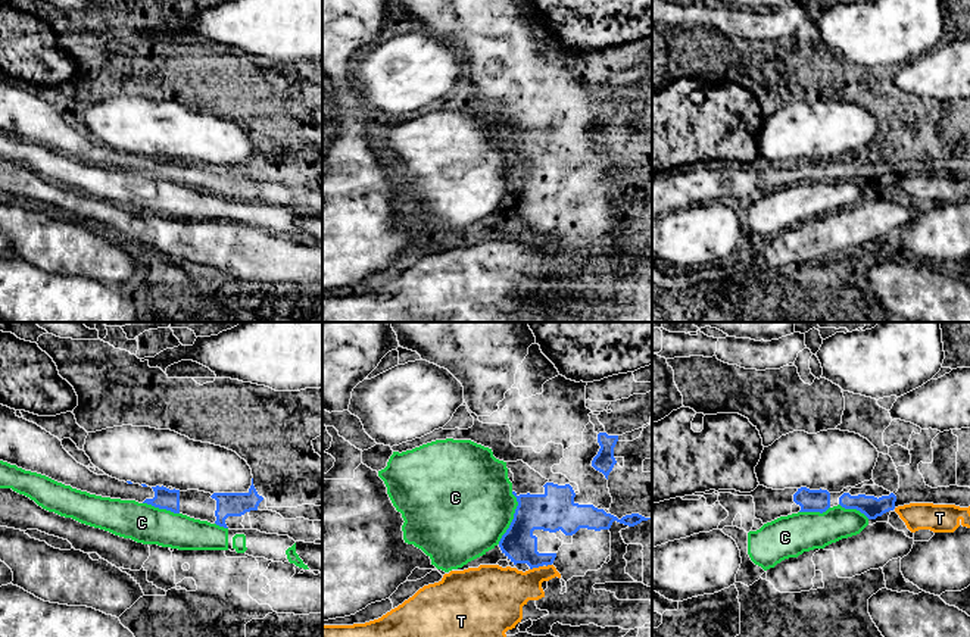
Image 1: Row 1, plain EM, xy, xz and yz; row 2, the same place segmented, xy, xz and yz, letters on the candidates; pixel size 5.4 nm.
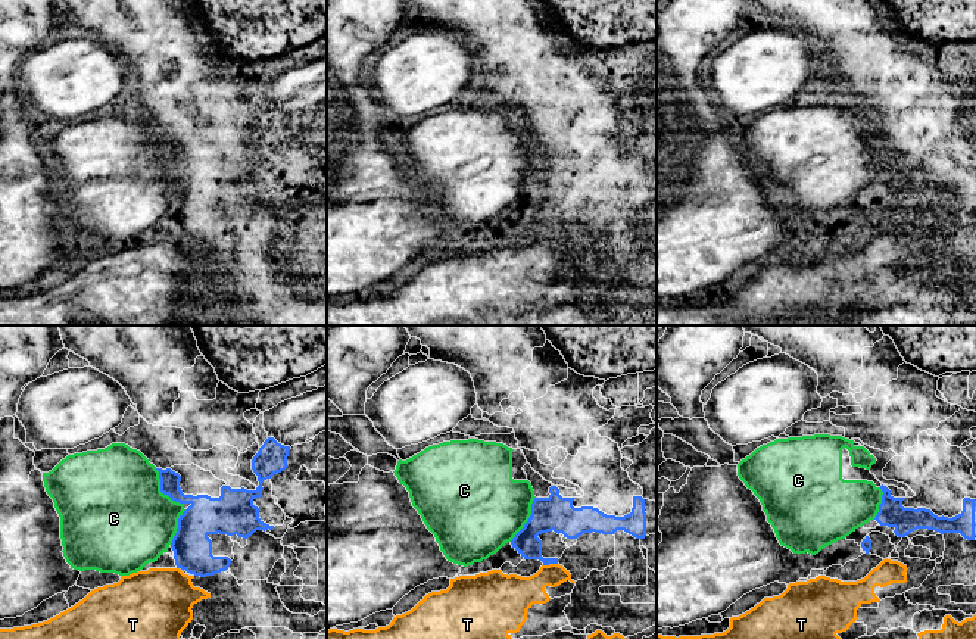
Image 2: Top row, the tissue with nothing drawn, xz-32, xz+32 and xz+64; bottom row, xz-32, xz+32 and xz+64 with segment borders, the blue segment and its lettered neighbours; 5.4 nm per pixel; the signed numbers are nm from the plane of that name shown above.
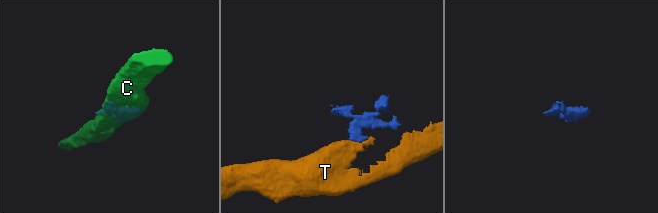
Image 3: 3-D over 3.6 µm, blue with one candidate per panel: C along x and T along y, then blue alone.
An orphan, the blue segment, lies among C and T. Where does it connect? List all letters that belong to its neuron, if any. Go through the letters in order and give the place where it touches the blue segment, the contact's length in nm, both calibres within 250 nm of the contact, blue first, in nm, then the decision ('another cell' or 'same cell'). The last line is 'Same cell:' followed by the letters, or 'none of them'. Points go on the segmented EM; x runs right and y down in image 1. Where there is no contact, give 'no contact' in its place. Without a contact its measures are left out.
C: contact xz (514, 518); length 300 nm; calibres 220 and 480 nm; another cell
T: contact xz (536, 567); length 80 nm; calibres 190 and 280 nm; another cell
Same cell: none of them

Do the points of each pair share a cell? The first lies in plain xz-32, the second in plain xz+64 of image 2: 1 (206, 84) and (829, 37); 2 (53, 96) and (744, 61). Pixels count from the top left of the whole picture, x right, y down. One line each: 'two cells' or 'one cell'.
1: one cell
2: one cell

